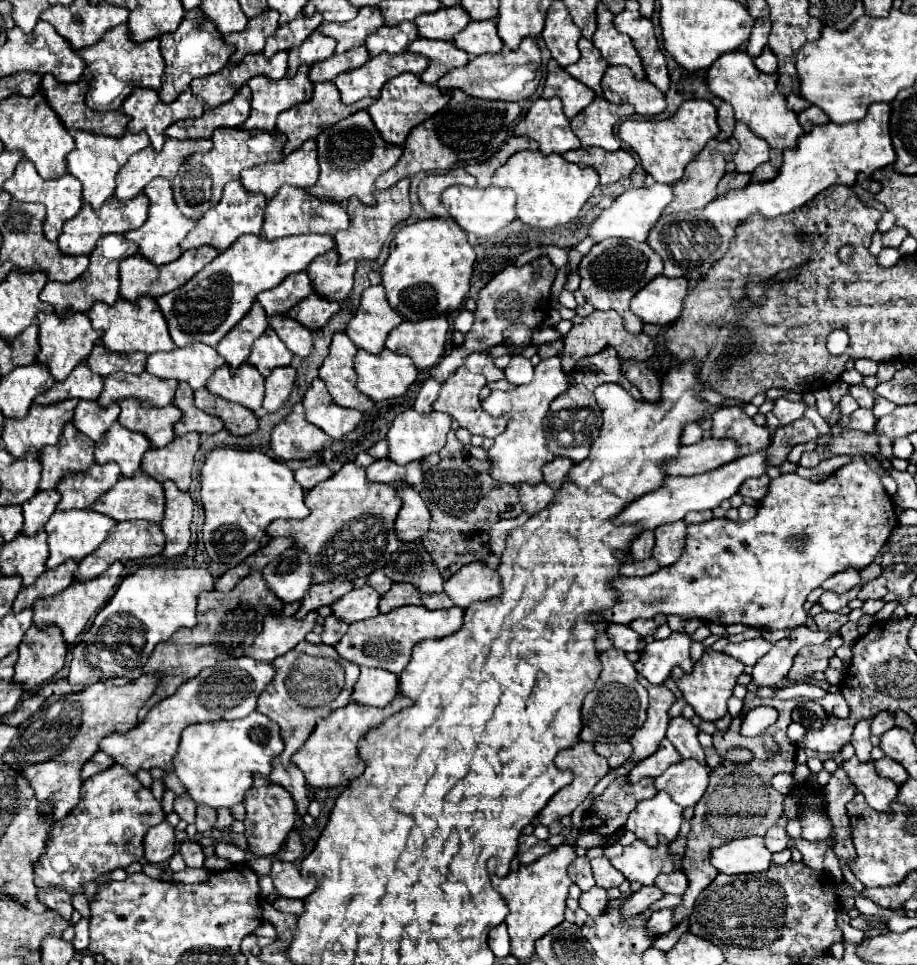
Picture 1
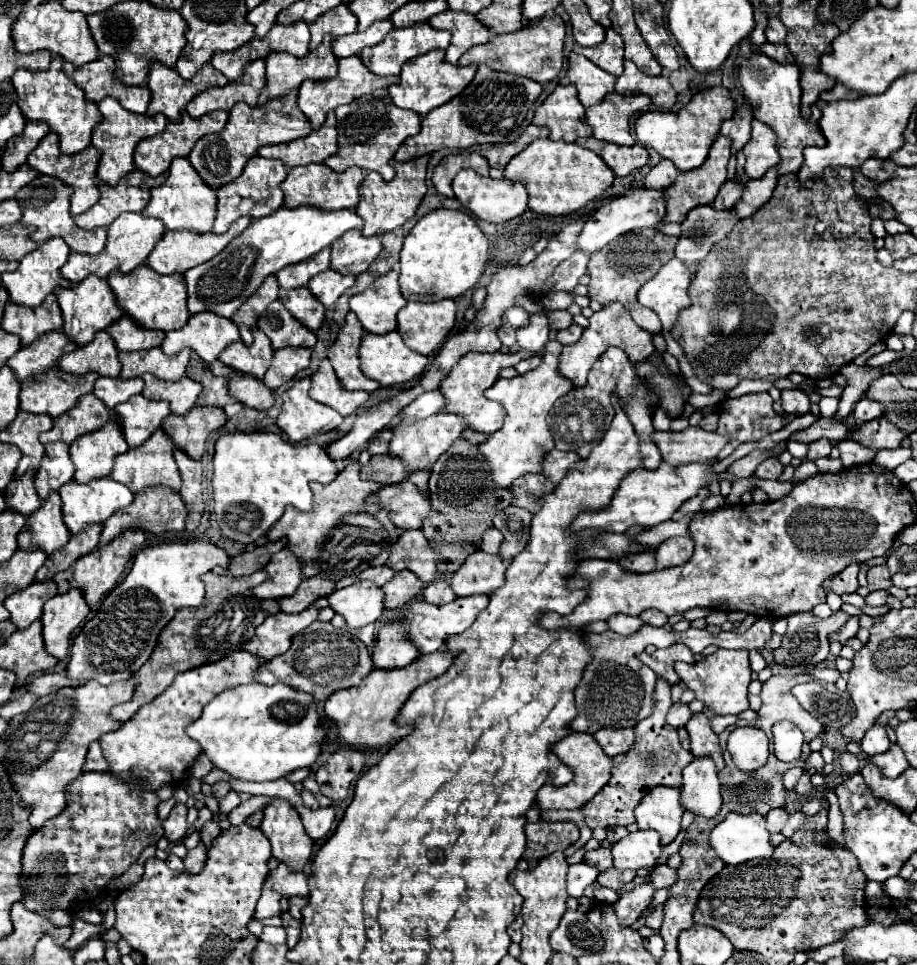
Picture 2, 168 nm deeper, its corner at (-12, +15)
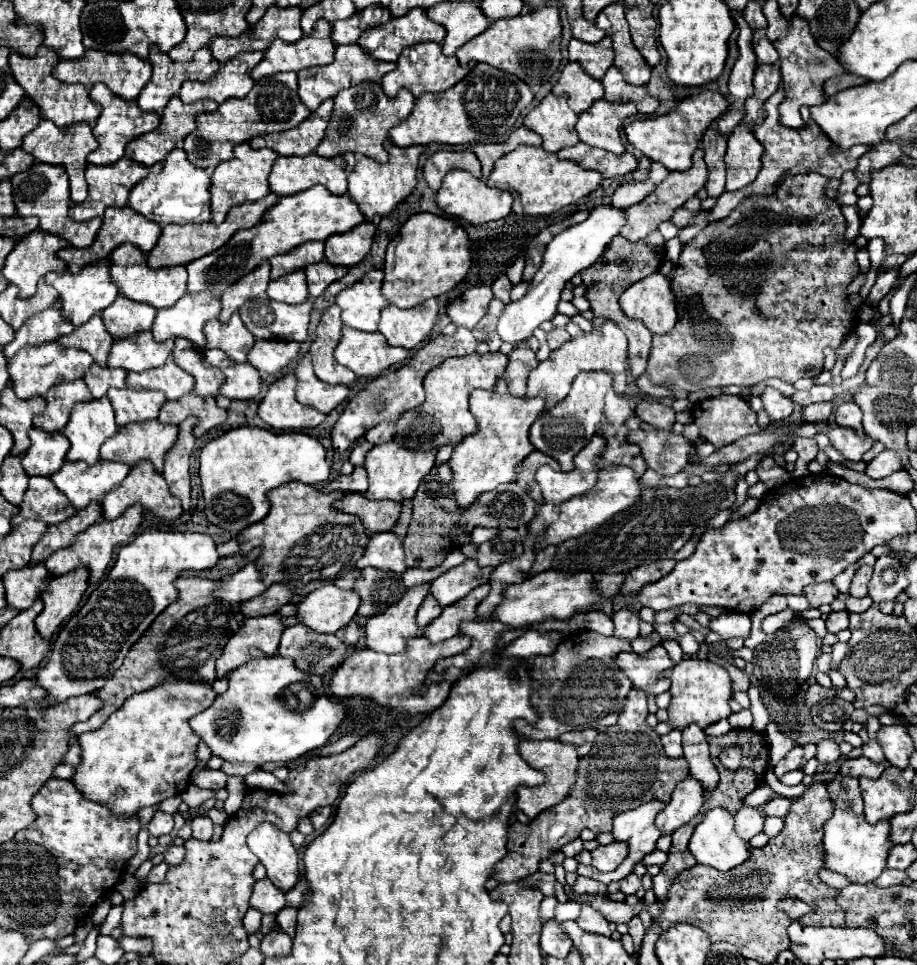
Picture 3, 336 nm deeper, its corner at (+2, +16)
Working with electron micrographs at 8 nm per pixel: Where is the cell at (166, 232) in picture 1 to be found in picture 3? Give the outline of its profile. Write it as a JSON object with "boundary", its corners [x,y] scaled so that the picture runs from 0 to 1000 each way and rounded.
{"boundary":[[[196,153],[188,155],[179,166],[179,174],[174,180],[161,180],[153,187],[140,205],[140,213],[150,222],[168,228],[174,234],[181,232],[225,232],[229,230],[229,182],[205,170],[205,164]]]}

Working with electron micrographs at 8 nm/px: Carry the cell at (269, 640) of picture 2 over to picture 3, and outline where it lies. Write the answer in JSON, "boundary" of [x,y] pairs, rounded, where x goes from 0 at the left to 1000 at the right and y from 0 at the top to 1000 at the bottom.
{"boundary":[[[297,636],[286,640],[268,640],[262,647],[262,653],[249,663],[242,680],[236,684],[236,698],[242,703],[246,696],[270,686],[273,674],[279,672],[290,680],[299,680],[303,674],[305,659],[310,655],[310,638]]]}

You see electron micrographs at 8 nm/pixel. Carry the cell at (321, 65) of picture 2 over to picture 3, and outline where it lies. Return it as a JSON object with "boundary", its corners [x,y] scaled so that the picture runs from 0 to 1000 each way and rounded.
{"boundary":[[[347,21],[338,37],[329,37],[321,46],[301,41],[288,54],[288,62],[277,68],[275,83],[284,83],[303,75],[327,75],[338,68],[356,68],[364,62],[364,46],[360,41],[360,25]]]}

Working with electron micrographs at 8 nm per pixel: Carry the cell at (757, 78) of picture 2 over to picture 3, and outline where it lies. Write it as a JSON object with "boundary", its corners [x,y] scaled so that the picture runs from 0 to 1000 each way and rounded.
{"boundary":[[[848,91],[833,108],[833,116],[835,116],[835,122],[831,128],[824,128],[822,131],[822,143],[833,151],[833,162],[831,162],[831,176],[827,178],[824,187],[820,191],[816,191],[816,195],[809,195],[807,199],[790,199],[783,207],[781,207],[781,213],[776,218],[776,228],[785,228],[790,224],[794,224],[805,211],[807,207],[811,207],[814,203],[820,203],[820,201],[842,201],[846,197],[846,191],[851,189],[853,182],[857,180],[875,180],[875,178],[892,178],[901,184],[918,184],[918,180],[923,176],[931,176],[933,174],[933,168],[936,164],[947,155],[942,151],[933,151],[933,153],[927,153],[925,158],[912,158],[907,155],[907,149],[903,143],[899,143],[899,137],[894,137],[894,133],[885,126],[885,122],[881,120],[881,116],[875,116],[875,122],[879,124],[879,131],[877,133],[857,133],[851,128],[848,124],[848,110],[851,106],[855,104],[855,93]]]}

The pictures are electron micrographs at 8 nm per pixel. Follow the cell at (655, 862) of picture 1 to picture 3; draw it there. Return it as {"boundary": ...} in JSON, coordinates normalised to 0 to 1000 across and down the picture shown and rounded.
{"boundary":[[[667,873],[663,877],[652,877],[646,881],[646,897],[650,897],[656,904],[672,902],[678,891],[685,885],[685,875],[683,873]]]}

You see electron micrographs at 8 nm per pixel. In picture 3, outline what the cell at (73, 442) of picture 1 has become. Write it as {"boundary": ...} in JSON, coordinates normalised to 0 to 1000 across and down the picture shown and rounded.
{"boundary":[[[83,394],[83,398],[63,398],[50,410],[50,427],[37,435],[37,441],[48,448],[68,448],[76,435],[79,423],[85,417],[100,415],[92,394]]]}

